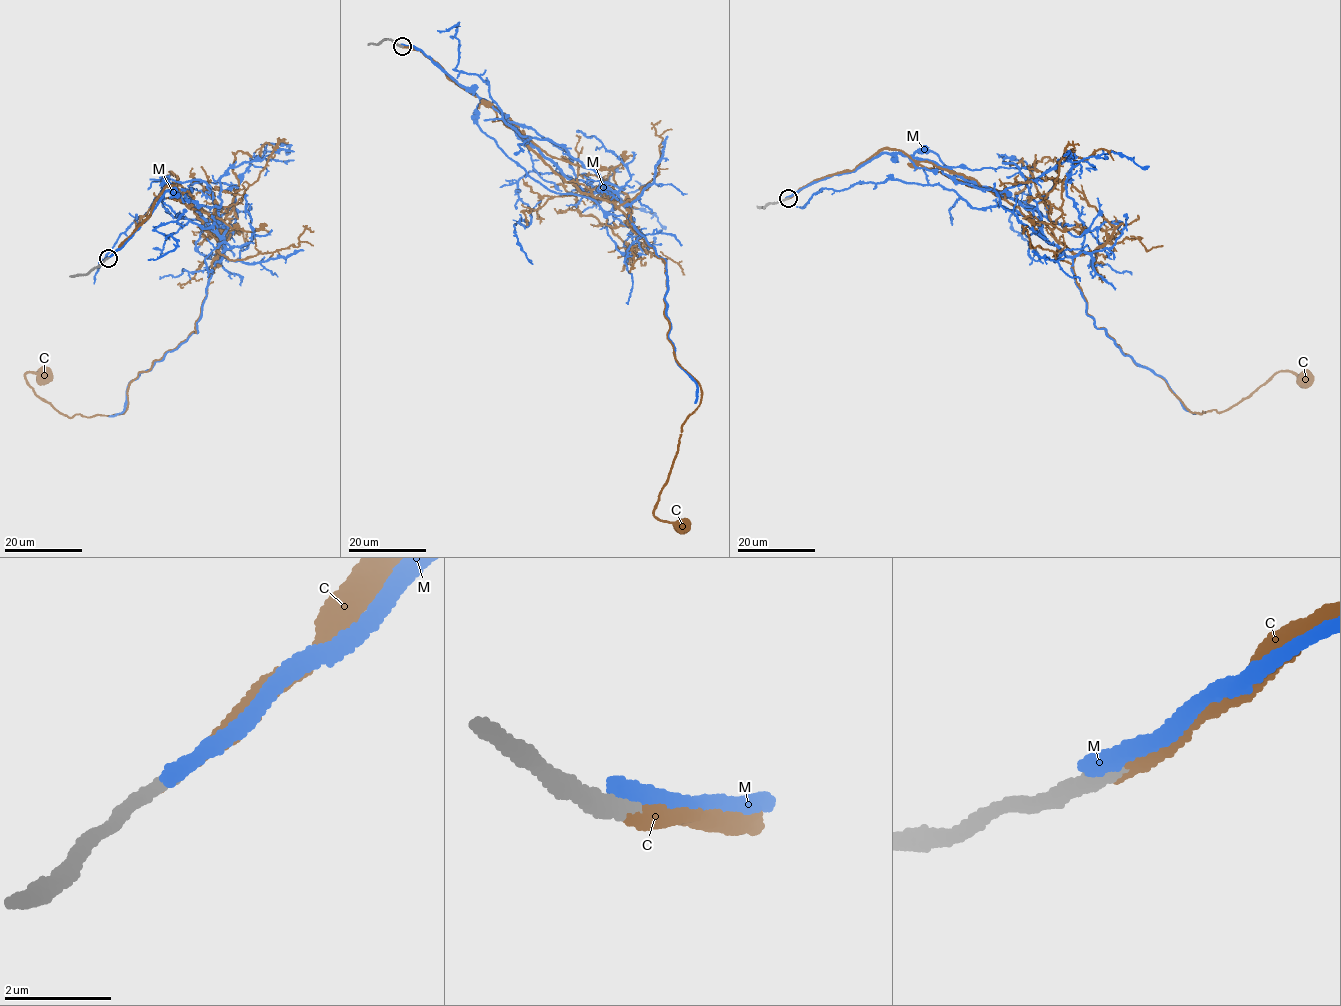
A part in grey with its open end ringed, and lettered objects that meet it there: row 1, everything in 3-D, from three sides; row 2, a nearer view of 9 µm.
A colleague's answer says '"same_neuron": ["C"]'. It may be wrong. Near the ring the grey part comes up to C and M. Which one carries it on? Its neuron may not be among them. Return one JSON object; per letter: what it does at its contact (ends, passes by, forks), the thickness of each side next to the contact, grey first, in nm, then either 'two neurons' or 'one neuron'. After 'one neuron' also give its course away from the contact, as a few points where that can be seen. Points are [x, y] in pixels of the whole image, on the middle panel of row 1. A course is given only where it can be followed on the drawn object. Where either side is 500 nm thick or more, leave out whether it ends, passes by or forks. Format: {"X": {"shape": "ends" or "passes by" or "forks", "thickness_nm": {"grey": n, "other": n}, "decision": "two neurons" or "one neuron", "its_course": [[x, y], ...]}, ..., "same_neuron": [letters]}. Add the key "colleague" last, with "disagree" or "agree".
{"C": {"shape": "ends", "thickness_nm": {"grey": 280, "other": 240}, "decision": "one neuron", "its_course": [[402, 46], [507, 117], [567, 182], [612, 202], [664, 261], [668, 339], [701, 390], [653, 511], [682, 525]]}, "M": {"shape": "ends", "thickness_nm": {"grey": 320, "other": 400}, "decision": "two neurons"}, "same_neuron": ["C"], "colleague": "agree"}

